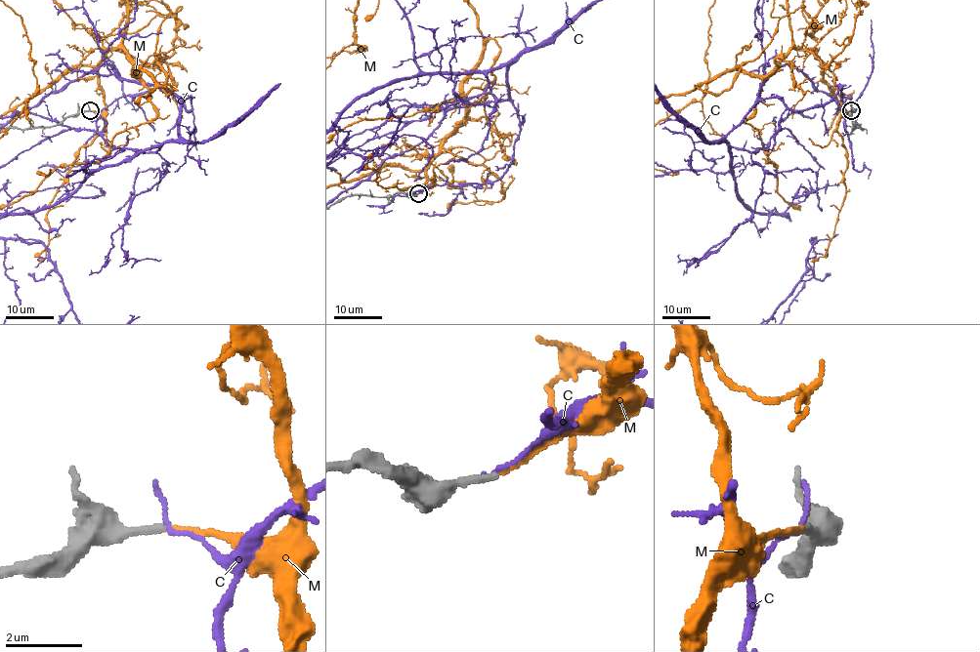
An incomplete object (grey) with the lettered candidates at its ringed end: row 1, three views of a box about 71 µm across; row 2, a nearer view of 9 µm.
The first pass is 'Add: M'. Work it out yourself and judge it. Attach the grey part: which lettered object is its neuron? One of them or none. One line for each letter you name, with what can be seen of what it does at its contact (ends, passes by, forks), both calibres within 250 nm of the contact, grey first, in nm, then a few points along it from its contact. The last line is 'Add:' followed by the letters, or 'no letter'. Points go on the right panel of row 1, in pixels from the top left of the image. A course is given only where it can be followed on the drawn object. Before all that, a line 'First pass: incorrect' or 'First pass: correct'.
First pass: correct
M: it ends there; 200 nm thick on the grey side, 150 nm on the other
Add: M

